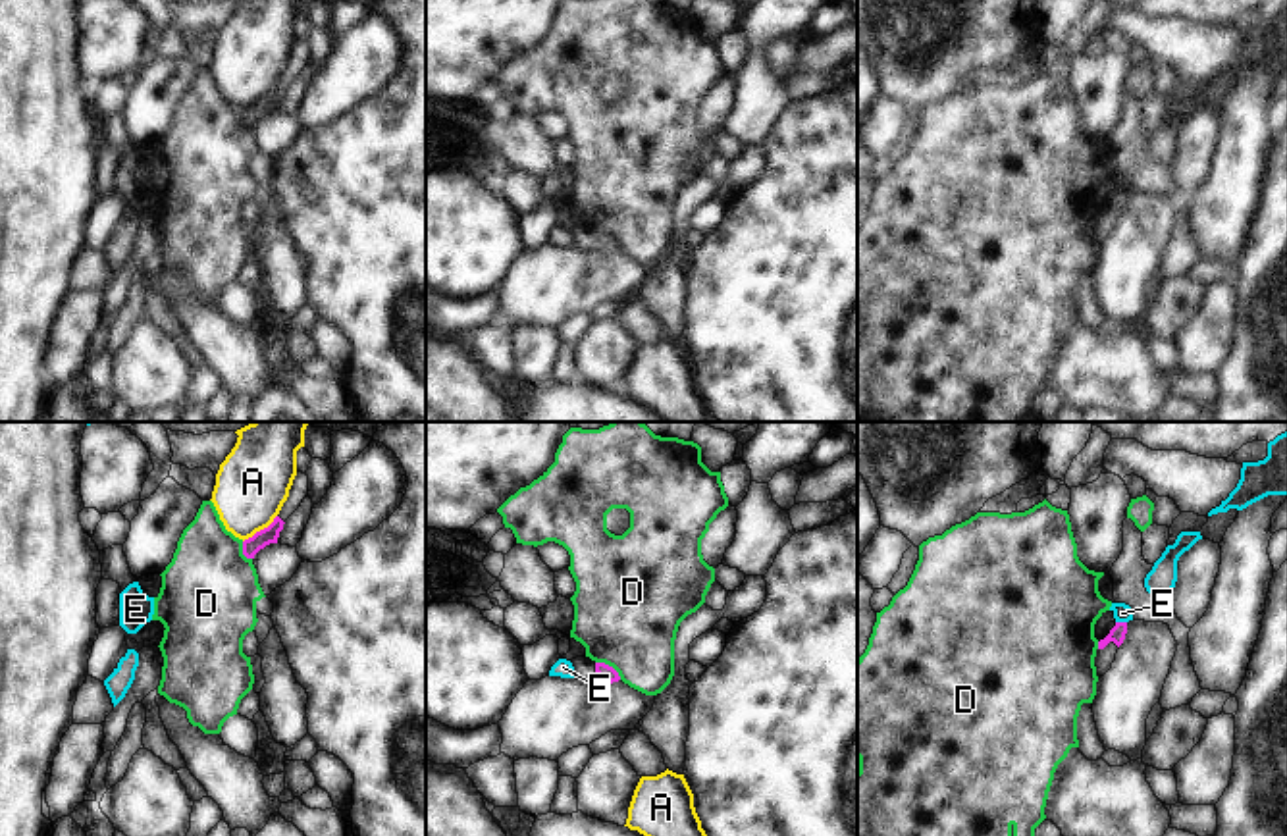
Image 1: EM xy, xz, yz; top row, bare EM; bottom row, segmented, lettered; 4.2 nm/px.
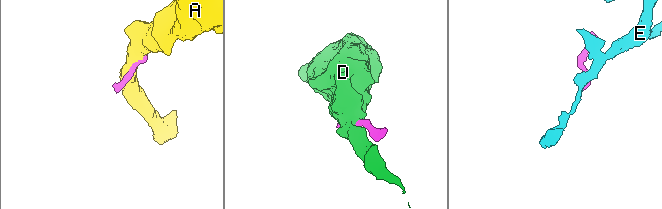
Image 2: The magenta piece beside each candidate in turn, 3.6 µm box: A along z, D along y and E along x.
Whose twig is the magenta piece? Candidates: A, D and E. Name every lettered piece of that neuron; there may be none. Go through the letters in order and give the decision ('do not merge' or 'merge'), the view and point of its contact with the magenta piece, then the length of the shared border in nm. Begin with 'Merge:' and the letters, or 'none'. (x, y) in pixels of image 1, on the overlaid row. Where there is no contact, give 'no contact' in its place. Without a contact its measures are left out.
Merge: none
A: do not merge; meets magenta in xy at (261, 530); contact 180 nm long
D: do not merge; meets magenta in xz at (607, 665); contact 130 nm long
E: do not merge; meets magenta in yz at (1122, 623); contact 50 nm long

